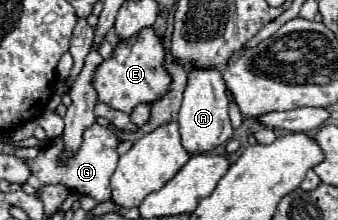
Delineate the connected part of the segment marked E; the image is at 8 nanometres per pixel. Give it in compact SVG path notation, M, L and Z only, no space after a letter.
M144 29L136 37L120 41L114 49L114 57L104 61L94 75L98 99L124 113L130 113L138 103L152 103L160 99L170 89L170 75L166 73L162 63L164 47L160 39L154 35L154 29Z

